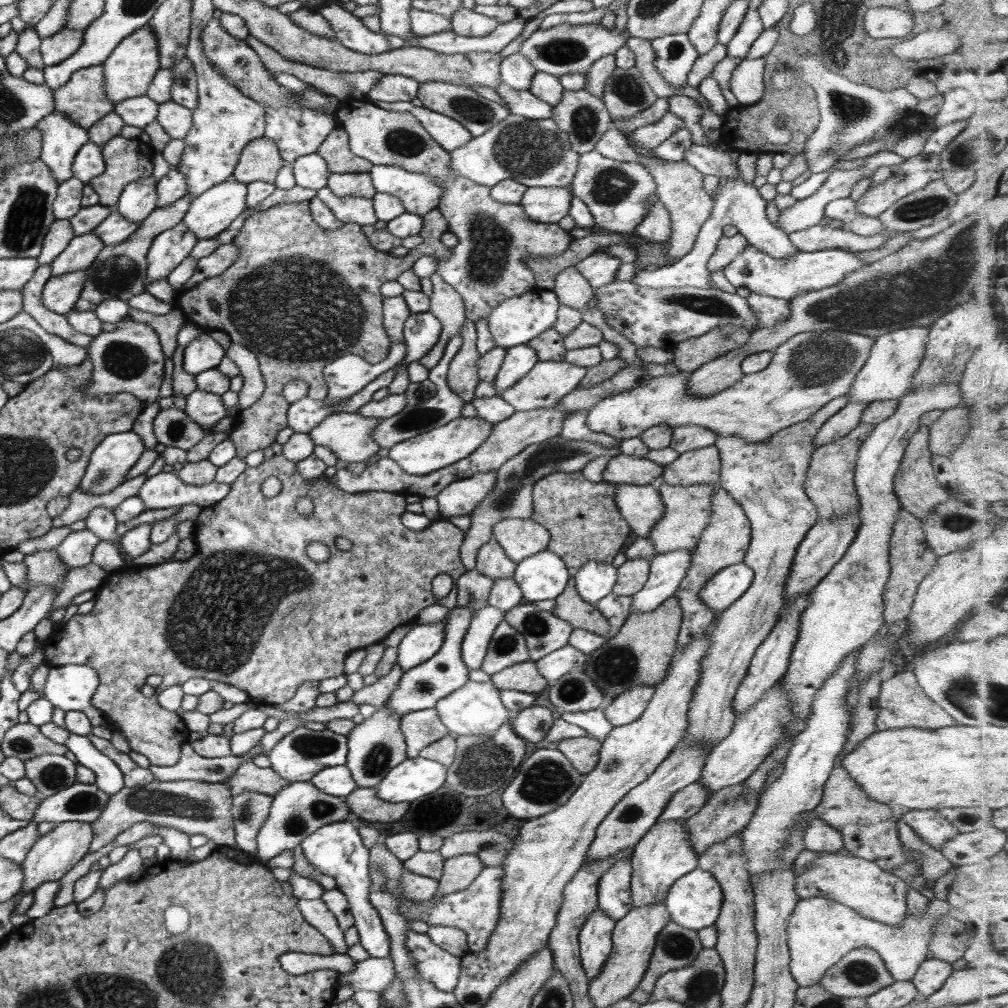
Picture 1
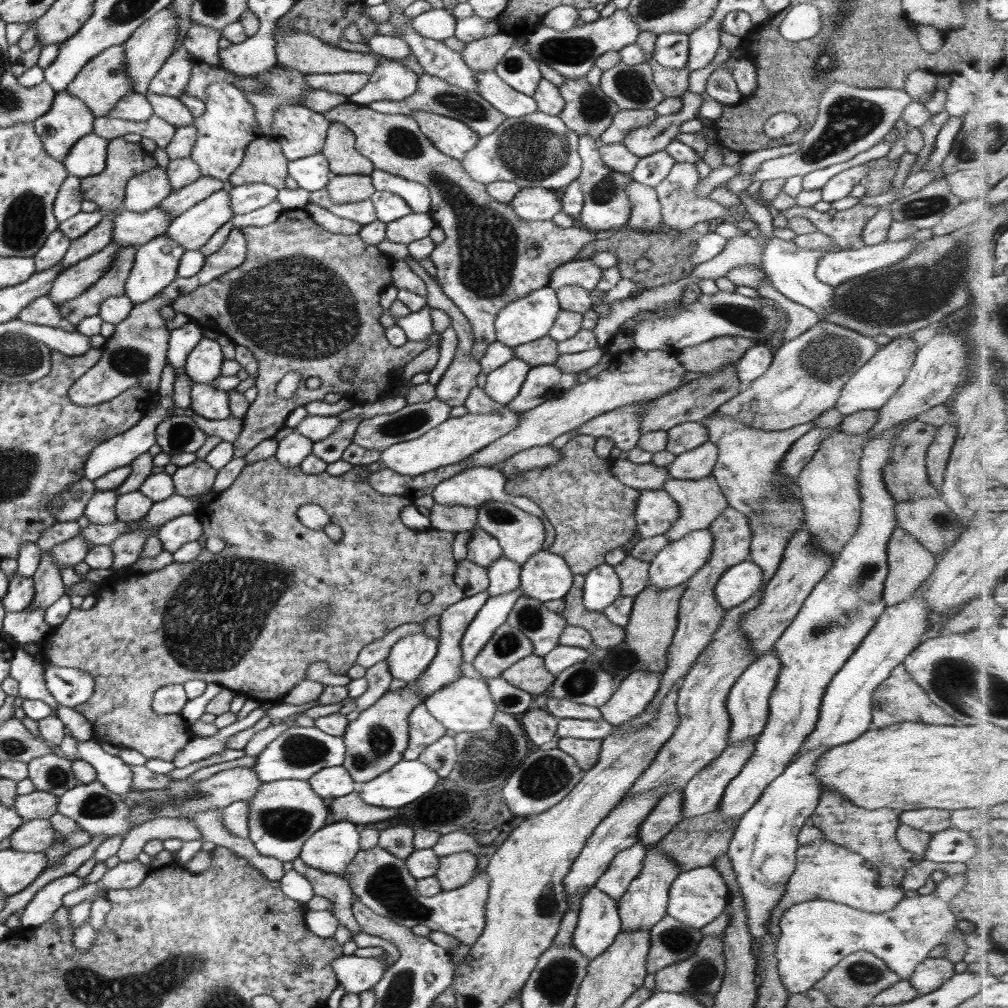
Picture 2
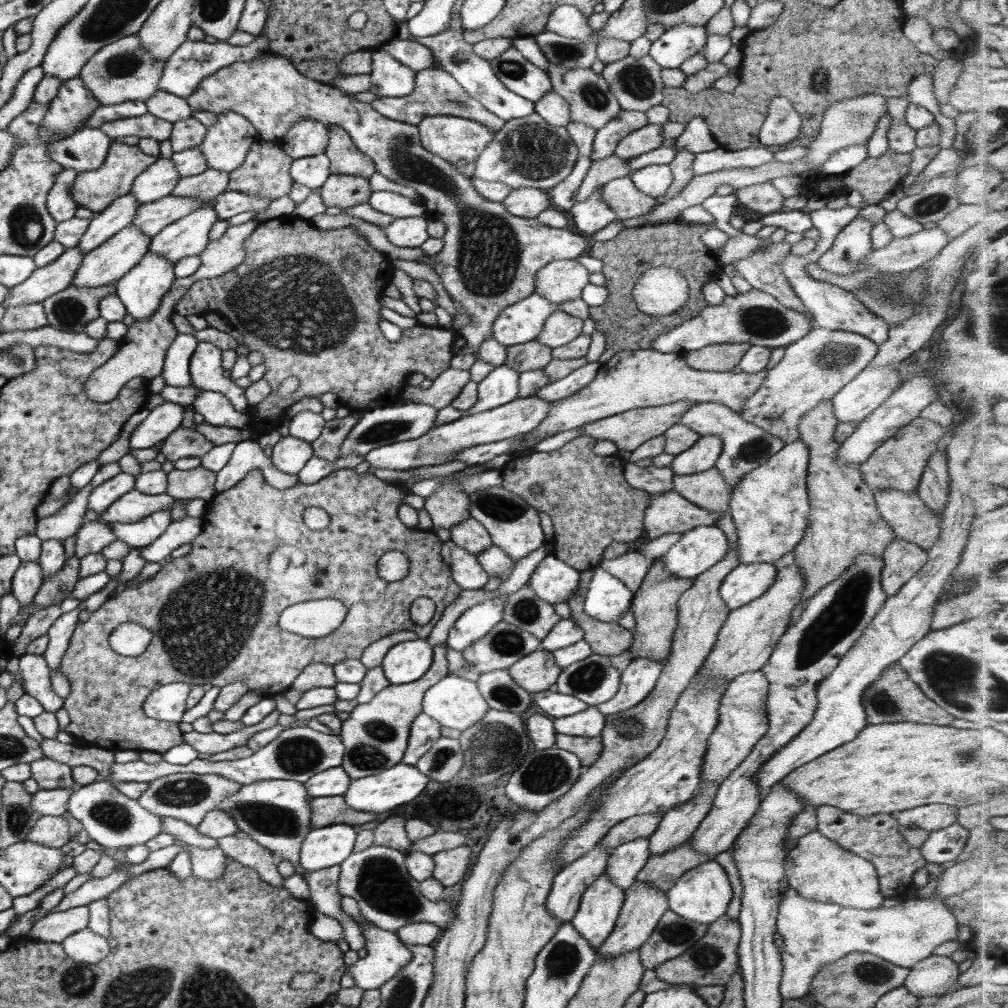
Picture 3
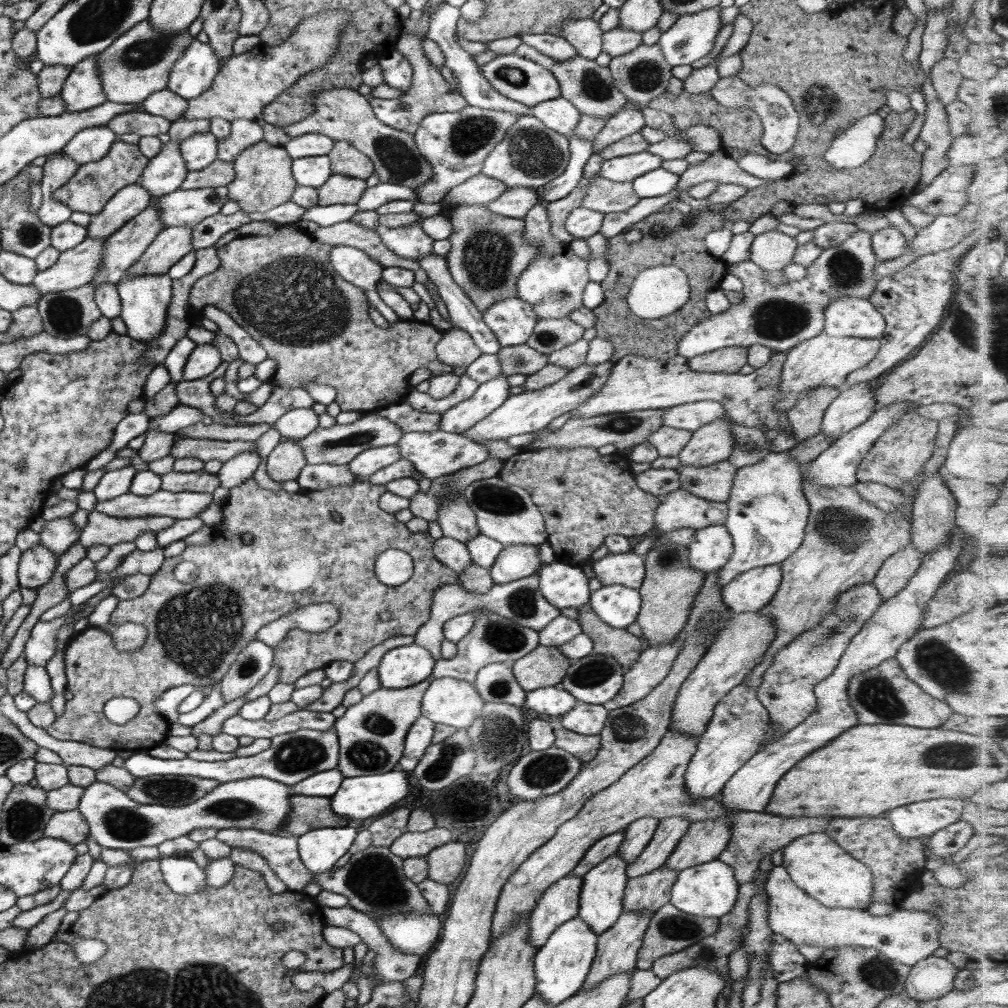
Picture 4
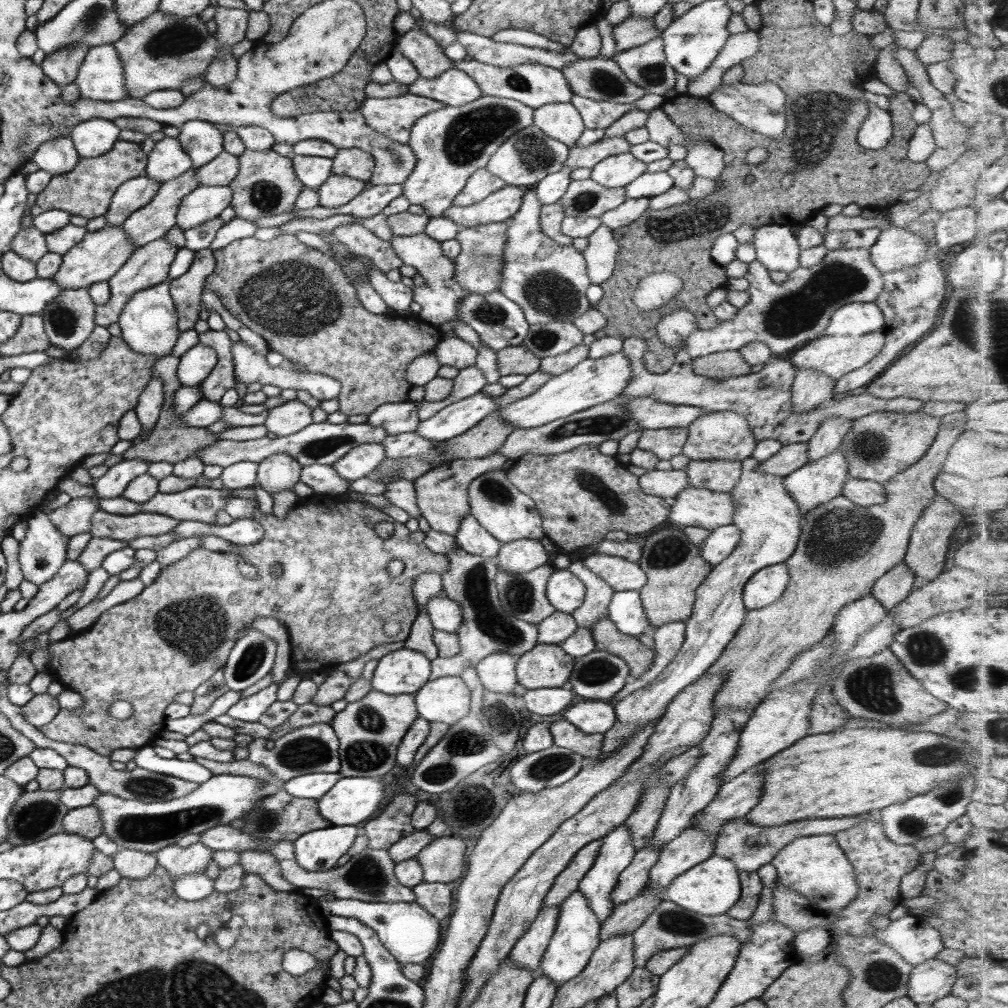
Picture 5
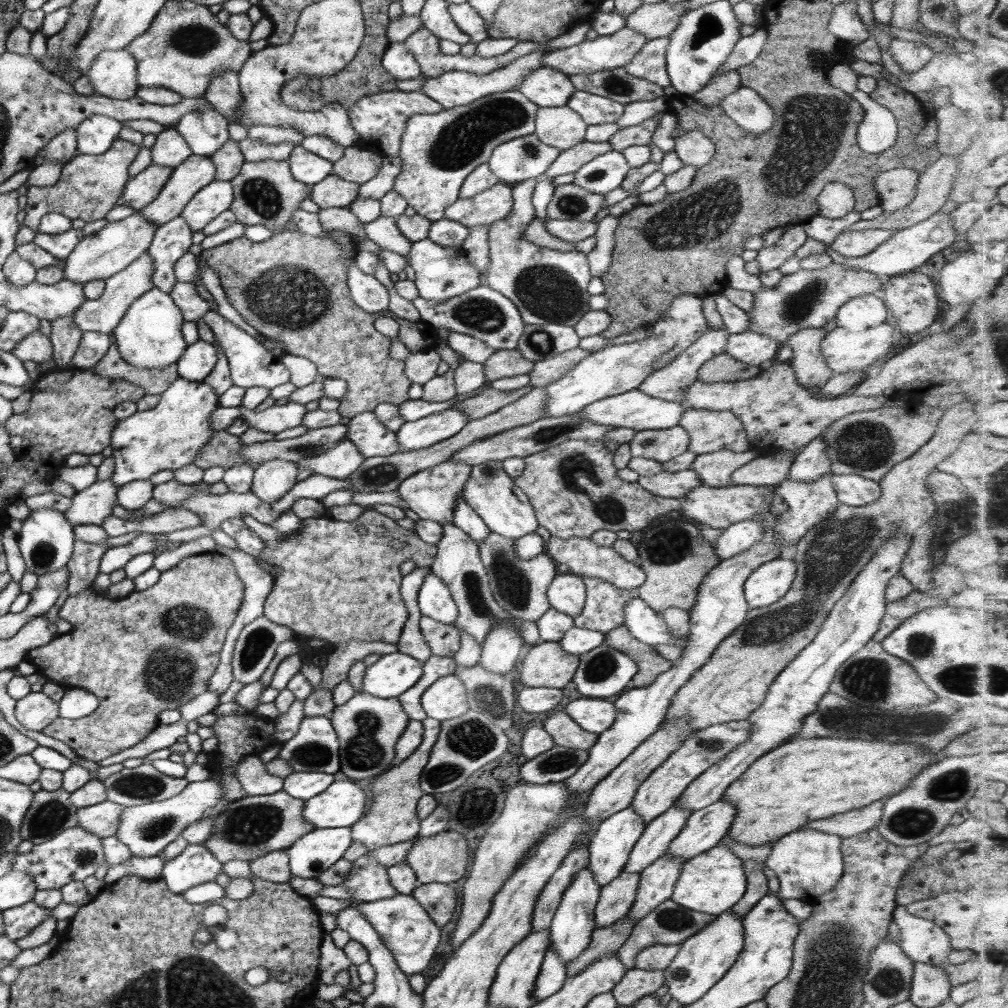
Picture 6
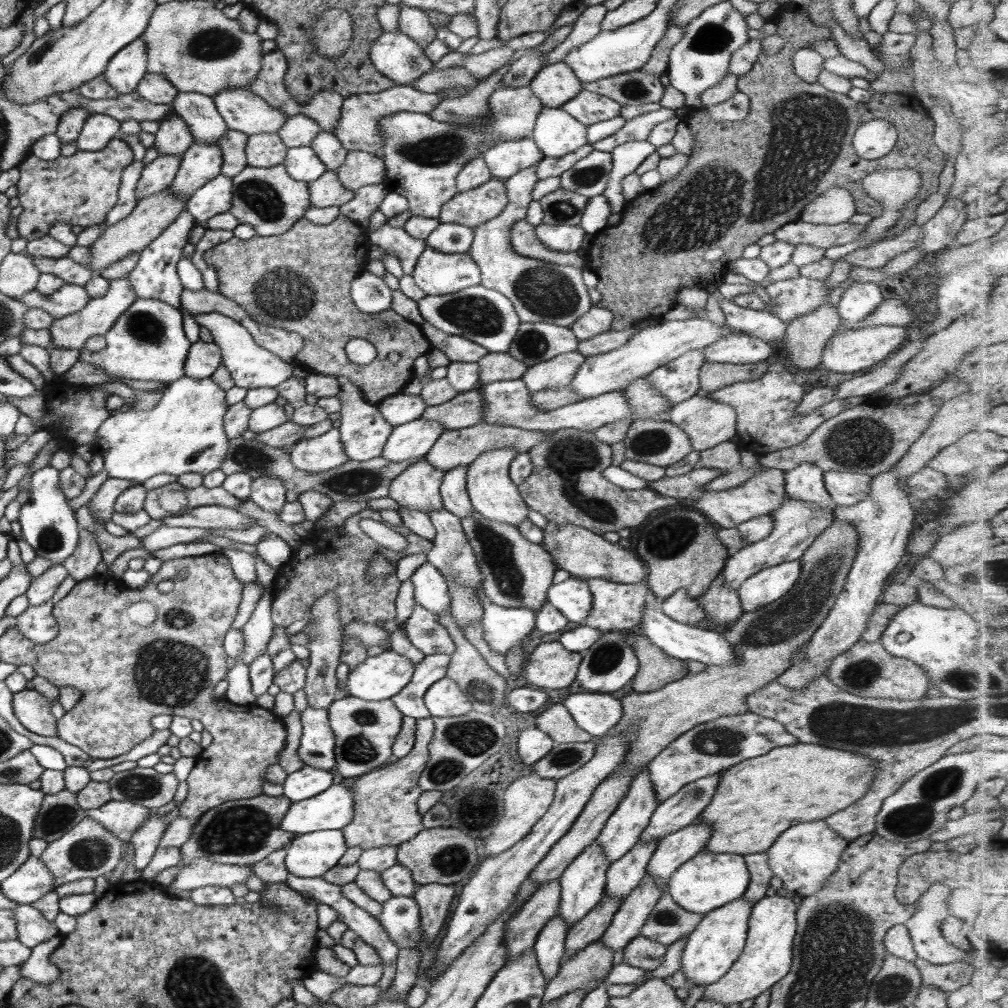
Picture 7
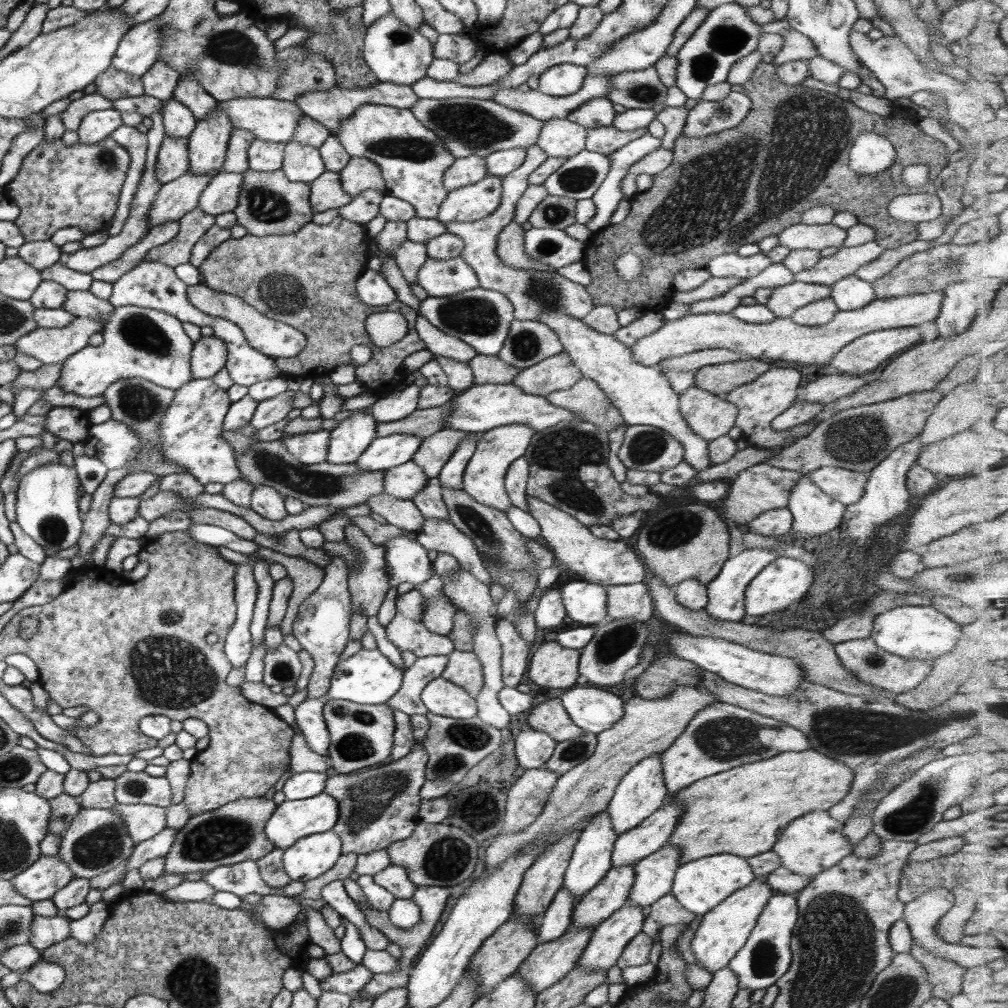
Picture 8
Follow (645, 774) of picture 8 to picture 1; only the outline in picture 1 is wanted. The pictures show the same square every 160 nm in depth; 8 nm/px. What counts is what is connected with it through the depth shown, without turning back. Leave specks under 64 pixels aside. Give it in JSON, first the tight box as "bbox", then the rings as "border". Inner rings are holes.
{"bbox":[579,905,615,981],"border":[[[596,905],[595,909],[588,915],[586,922],[582,925],[579,932],[579,957],[581,965],[585,970],[586,976],[591,981],[595,976],[600,974],[604,963],[608,960],[612,952],[613,942],[611,939],[612,931],[614,930],[615,922],[605,915],[604,911]]]}

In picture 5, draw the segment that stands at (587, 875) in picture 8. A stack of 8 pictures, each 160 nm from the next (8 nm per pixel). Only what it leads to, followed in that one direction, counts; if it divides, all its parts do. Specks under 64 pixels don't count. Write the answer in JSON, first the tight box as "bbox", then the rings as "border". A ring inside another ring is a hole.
{"bbox":[539,891,601,986],"border":[[[574,891],[561,902],[557,927],[550,939],[546,952],[540,961],[539,973],[548,975],[548,978],[557,986],[566,984],[568,980],[578,976],[586,965],[592,953],[599,946],[599,930],[601,922],[589,907],[587,898],[580,891]]]}

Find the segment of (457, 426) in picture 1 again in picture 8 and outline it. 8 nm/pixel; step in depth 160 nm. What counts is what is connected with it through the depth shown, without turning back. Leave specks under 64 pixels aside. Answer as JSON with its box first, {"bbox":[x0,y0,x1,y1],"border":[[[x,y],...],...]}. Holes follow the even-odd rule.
{"bbox":[281,290,943,464],"border":[[[934,290],[928,293],[876,299],[858,310],[839,311],[832,322],[824,326],[798,326],[790,317],[777,317],[766,324],[748,324],[730,313],[690,314],[676,321],[666,321],[662,329],[641,338],[631,349],[639,363],[655,368],[660,359],[710,348],[727,348],[739,352],[744,359],[759,358],[767,362],[788,360],[800,364],[829,365],[832,357],[841,348],[864,334],[890,328],[918,327],[920,324],[935,321],[940,315],[943,296],[941,290]],[[320,429],[318,432],[281,437],[281,443],[304,464],[318,464],[327,457],[331,431]]]}

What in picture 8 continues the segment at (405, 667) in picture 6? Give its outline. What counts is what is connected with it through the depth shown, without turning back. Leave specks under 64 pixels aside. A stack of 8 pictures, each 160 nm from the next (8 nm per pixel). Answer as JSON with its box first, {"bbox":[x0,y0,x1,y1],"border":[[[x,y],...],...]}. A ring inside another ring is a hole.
{"bbox":[325,647,404,704],"border":[[[362,647],[356,654],[346,660],[339,660],[334,669],[325,699],[348,700],[358,704],[384,704],[396,694],[403,681],[404,668],[399,668],[389,658],[386,658],[377,648],[365,649]]]}

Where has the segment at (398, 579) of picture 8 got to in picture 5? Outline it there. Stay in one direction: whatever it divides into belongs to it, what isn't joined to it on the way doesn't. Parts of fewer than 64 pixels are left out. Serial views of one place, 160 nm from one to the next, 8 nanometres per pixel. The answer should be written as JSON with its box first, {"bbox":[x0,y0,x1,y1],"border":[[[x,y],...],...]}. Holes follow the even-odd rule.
{"bbox":[427,593,462,633],"border":[[[445,593],[432,597],[427,604],[429,622],[434,628],[455,633],[462,624],[461,608]]]}

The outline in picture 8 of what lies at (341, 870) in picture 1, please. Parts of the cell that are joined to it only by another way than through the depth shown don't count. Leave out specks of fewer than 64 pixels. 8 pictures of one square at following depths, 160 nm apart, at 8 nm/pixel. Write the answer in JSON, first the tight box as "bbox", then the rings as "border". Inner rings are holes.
{"bbox":[283,831,342,882],"border":[[[330,831],[304,836],[283,852],[283,866],[291,881],[304,882],[323,876],[342,856],[340,837]]]}

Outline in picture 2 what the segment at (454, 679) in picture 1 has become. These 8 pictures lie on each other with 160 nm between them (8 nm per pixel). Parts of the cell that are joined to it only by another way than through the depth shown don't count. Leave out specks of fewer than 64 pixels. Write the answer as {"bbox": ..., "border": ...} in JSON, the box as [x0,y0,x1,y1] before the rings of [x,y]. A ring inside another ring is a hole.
{"bbox":[414,591,489,702],"border":[[[486,591],[480,594],[469,596],[462,600],[459,600],[456,604],[449,606],[442,614],[439,616],[439,631],[440,636],[438,640],[437,653],[432,659],[432,662],[427,666],[424,674],[420,676],[414,683],[417,684],[417,691],[422,697],[423,702],[434,692],[444,688],[447,684],[454,682],[461,676],[460,665],[463,661],[462,647],[460,644],[461,638],[466,632],[466,627],[472,622],[471,615],[477,613],[481,606],[488,600],[489,595]]]}

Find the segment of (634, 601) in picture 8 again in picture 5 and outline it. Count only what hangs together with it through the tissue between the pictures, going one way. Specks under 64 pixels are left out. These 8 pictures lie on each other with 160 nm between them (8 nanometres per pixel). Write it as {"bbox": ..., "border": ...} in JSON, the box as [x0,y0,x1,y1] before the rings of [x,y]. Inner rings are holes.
{"bbox":[567,559,615,629],"border":[[[581,559],[572,560],[567,569],[585,584],[585,599],[571,615],[579,627],[591,629],[597,620],[608,617],[608,607],[615,590],[586,568]]]}

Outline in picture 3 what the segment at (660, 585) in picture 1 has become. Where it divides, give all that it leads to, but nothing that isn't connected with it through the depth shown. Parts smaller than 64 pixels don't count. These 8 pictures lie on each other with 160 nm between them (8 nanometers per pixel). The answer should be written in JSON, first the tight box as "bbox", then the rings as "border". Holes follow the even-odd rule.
{"bbox":[662,525,729,579],"border":[[[715,525],[692,528],[662,557],[670,575],[695,579],[729,551],[728,537]]]}

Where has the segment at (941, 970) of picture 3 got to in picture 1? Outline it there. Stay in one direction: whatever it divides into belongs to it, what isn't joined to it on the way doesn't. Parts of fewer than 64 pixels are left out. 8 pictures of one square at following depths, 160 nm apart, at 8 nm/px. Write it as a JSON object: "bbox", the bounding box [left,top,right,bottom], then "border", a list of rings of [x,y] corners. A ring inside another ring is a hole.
{"bbox":[912,959,952,998],"border":[[[926,959],[912,977],[912,984],[922,998],[934,994],[952,974],[952,965],[940,959]]]}

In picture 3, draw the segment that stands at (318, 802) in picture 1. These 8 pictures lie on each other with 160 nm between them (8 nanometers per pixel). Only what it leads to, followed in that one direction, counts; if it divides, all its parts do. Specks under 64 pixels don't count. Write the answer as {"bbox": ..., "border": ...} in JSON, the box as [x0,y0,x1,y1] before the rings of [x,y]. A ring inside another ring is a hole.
{"bbox":[218,780,312,876],"border":[[[263,780],[241,786],[236,794],[220,802],[218,810],[229,814],[240,831],[249,834],[261,847],[267,848],[281,860],[291,863],[294,873],[305,876],[306,869],[300,864],[302,841],[312,830],[310,796],[304,783],[295,780]]]}

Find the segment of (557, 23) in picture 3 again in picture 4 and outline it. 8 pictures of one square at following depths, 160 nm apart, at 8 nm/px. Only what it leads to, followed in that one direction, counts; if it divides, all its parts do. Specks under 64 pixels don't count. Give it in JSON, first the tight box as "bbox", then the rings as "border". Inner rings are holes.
{"bbox":[561,17,603,60],"border":[[[597,17],[565,18],[561,30],[578,55],[588,60],[595,60],[602,53],[603,33]]]}

